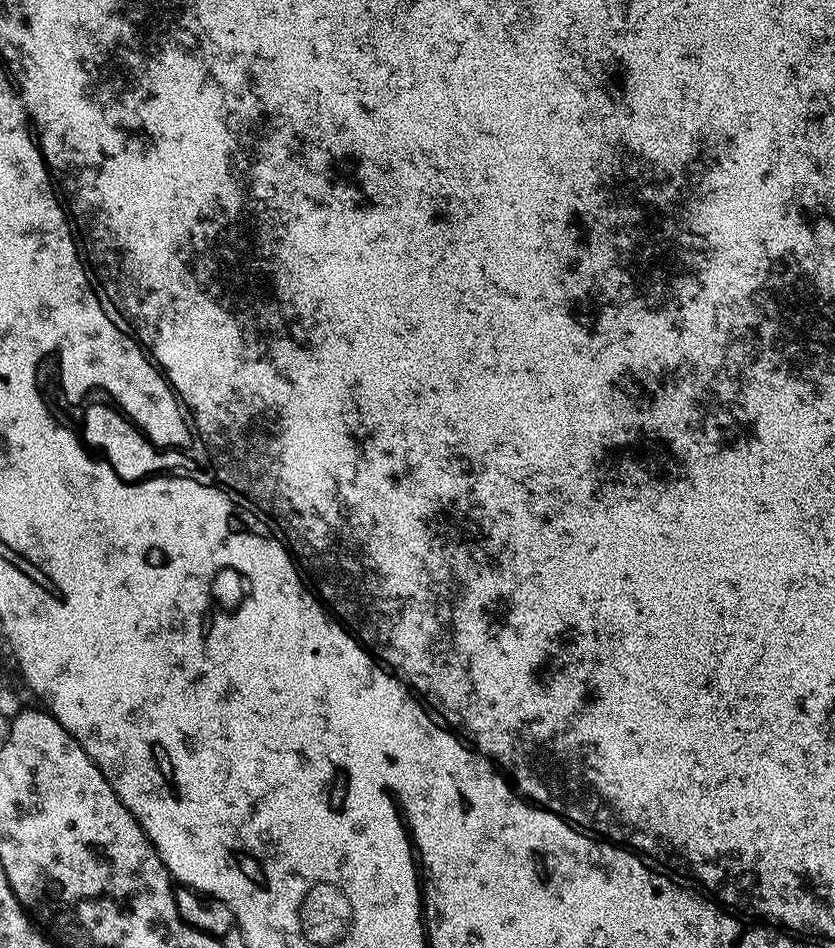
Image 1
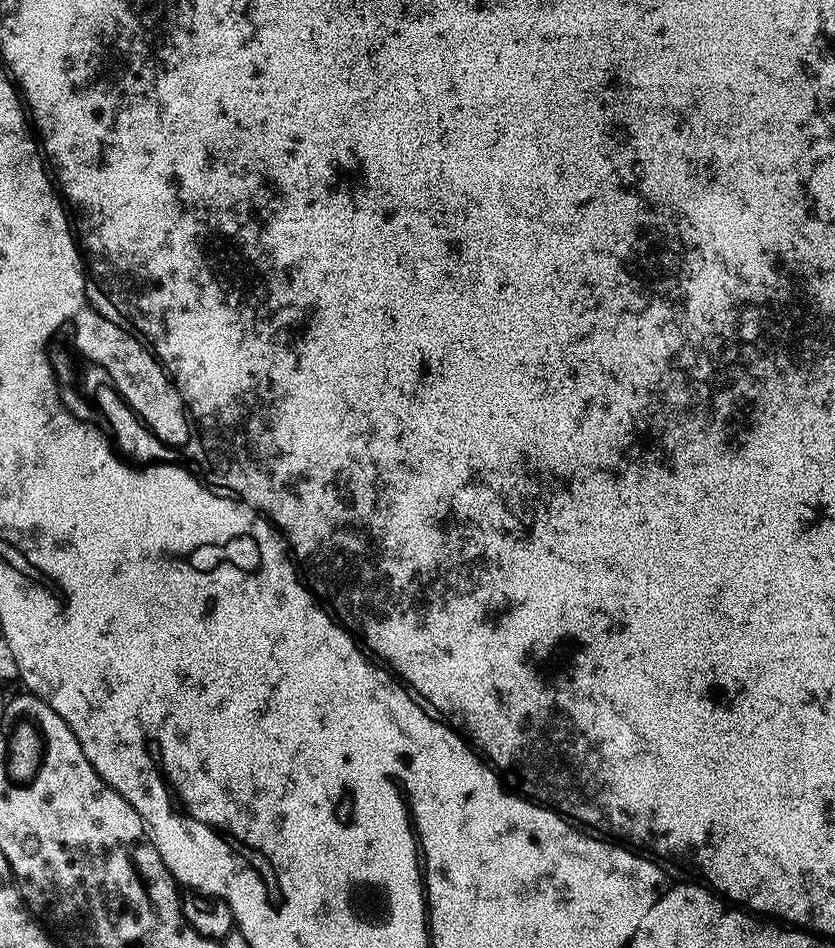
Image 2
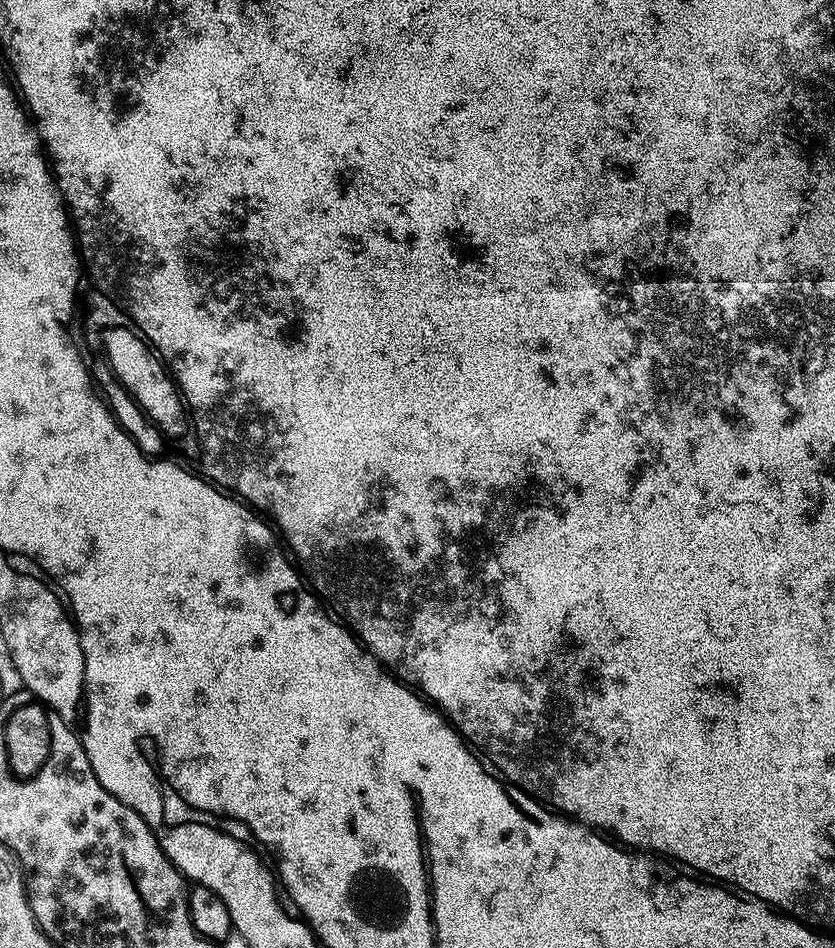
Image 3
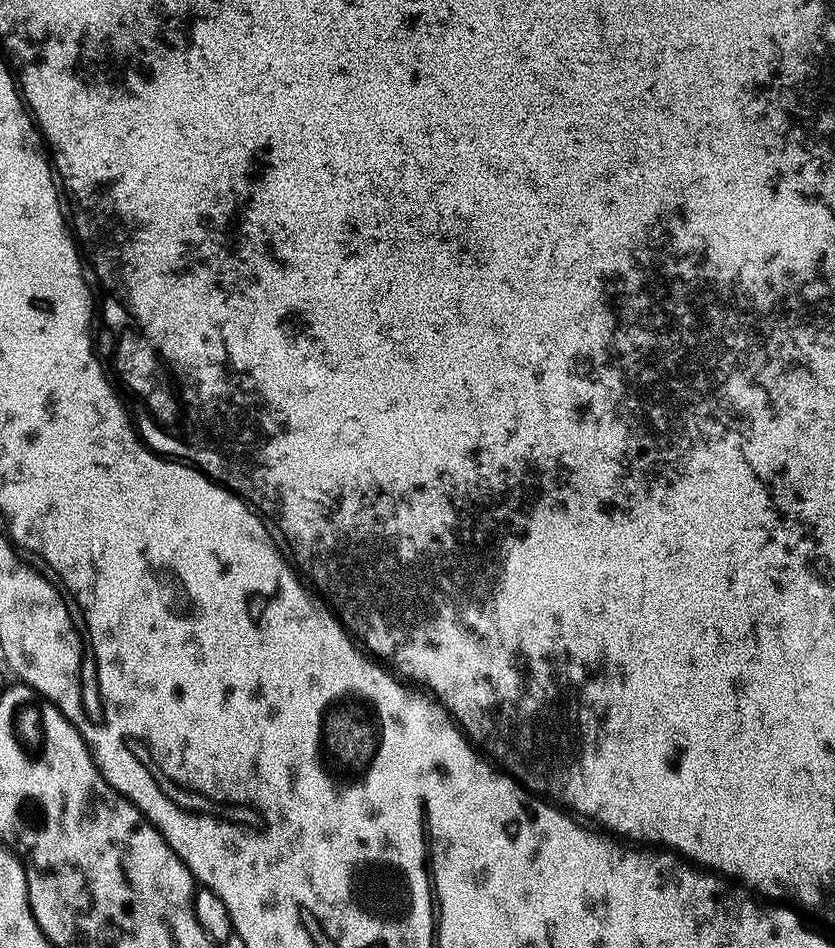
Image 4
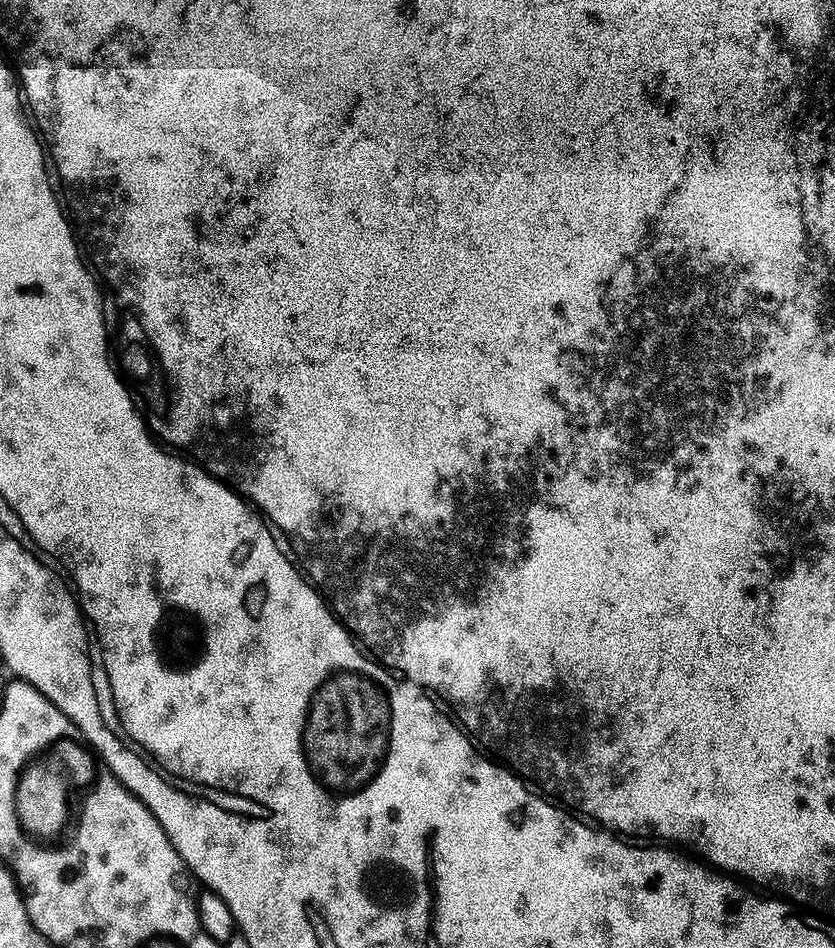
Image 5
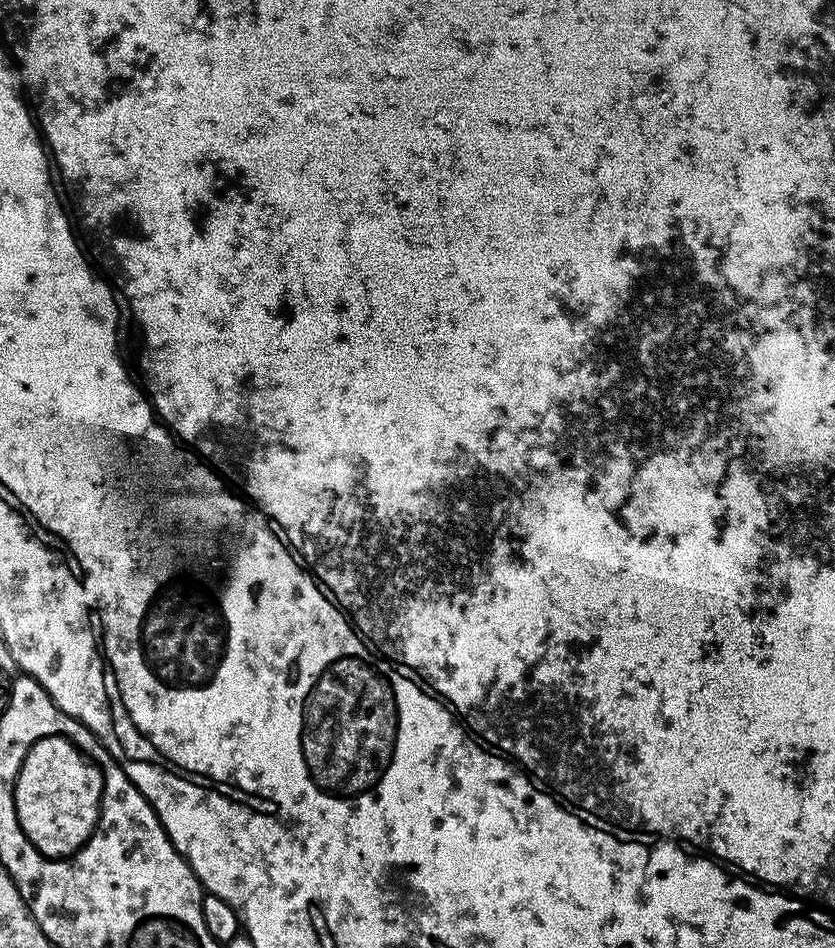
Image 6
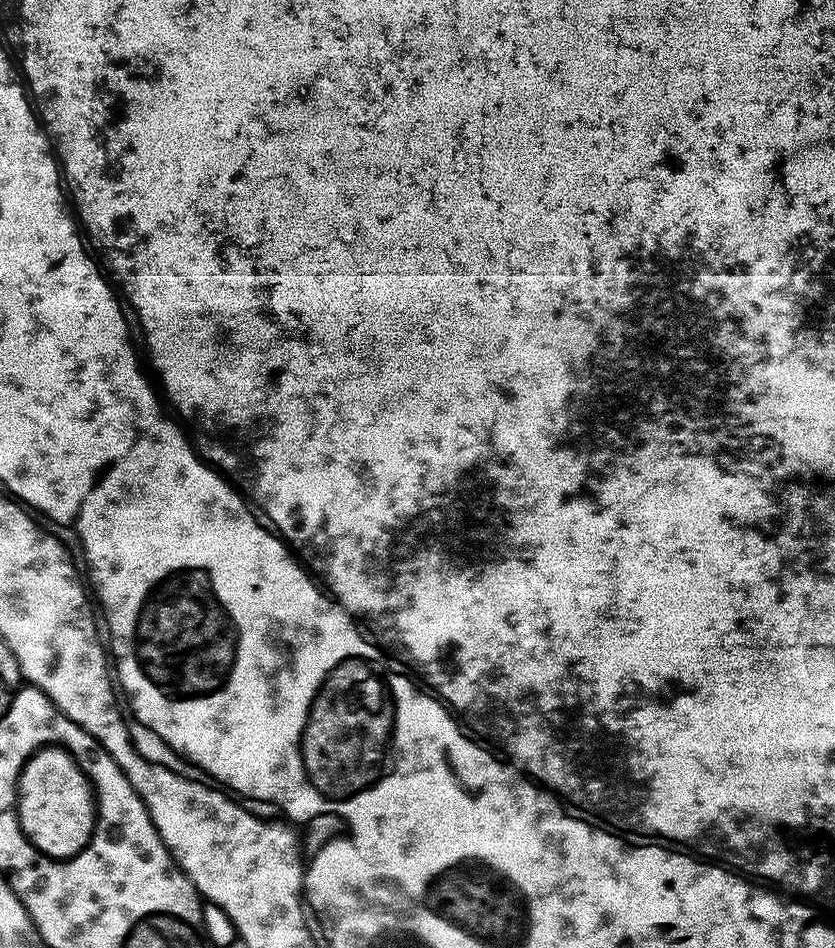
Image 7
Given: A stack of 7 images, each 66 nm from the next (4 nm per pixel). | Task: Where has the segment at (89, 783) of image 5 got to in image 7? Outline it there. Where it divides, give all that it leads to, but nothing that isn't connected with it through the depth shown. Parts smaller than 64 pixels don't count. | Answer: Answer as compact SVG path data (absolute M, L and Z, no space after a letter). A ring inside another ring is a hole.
M92 738L85 739L83 748L74 748L70 754L58 744L54 752L42 752L38 760L34 760L26 770L22 782L22 798L16 798L16 808L10 808L10 813L16 830L20 833L20 839L28 844L40 864L56 865L58 868L70 866L82 854L92 852L90 848L100 836L102 820L94 820L102 806L100 780L97 779L92 760L84 757L87 752L95 753L97 748L97 741Z

